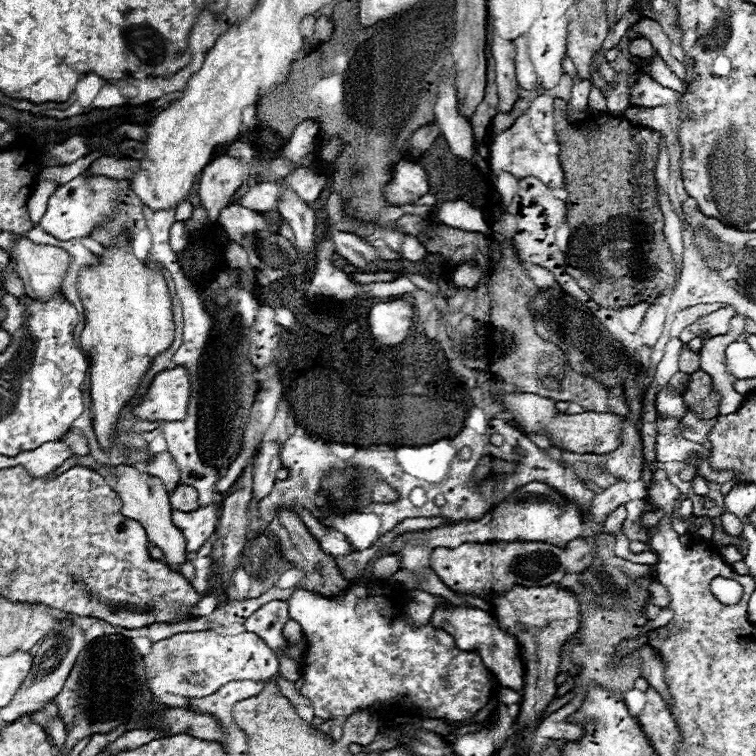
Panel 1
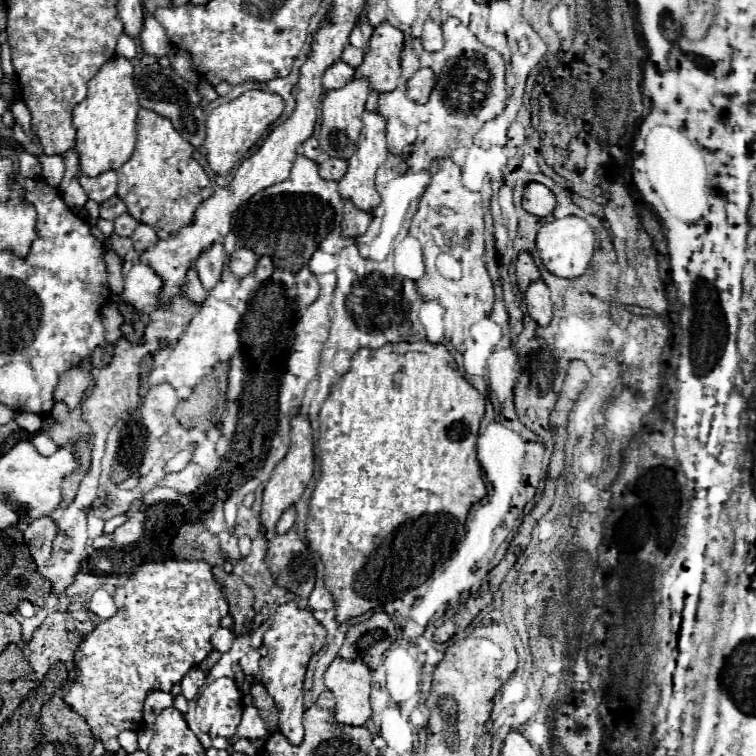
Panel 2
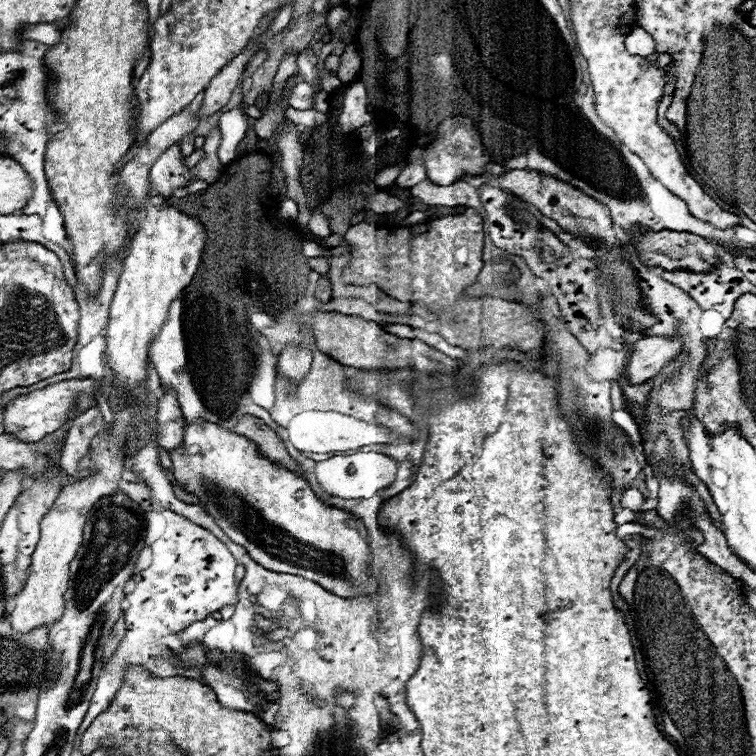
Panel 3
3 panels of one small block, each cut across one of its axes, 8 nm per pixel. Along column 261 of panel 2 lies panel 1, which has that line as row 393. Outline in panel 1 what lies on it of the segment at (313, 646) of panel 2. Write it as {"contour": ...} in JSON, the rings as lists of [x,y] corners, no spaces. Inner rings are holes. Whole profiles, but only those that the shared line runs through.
{"contour":[[[668,388],[668,390],[658,394],[658,398],[656,398],[656,412],[658,412],[660,418],[668,418],[668,416],[682,418],[688,412],[688,408],[682,402],[682,394],[676,392],[674,388]]]}

